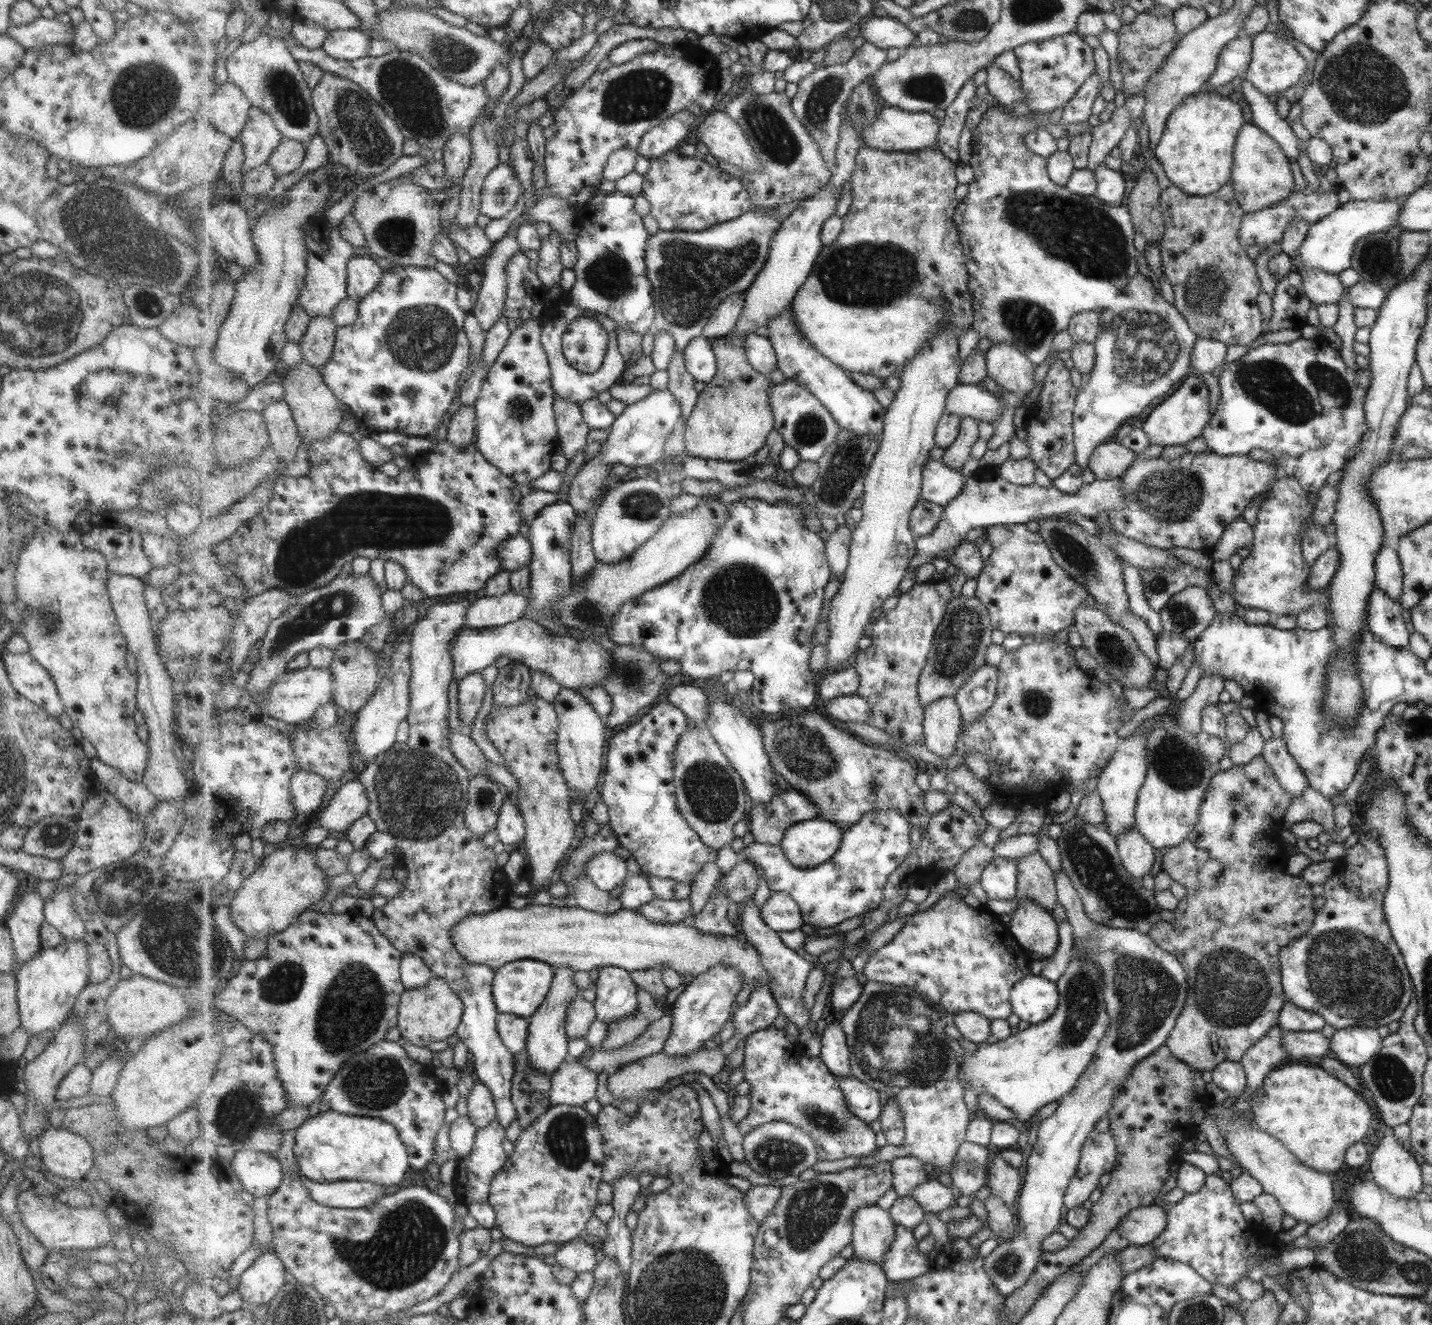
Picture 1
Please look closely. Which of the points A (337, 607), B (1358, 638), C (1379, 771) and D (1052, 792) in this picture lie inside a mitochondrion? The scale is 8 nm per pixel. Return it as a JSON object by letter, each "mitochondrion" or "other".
{"A":"mitochondrion","B":"other","C":"mitochondrion","D":"other"}

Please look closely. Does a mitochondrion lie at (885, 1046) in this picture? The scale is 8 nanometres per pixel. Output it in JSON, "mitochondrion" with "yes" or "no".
{"mitochondrion":"yes"}

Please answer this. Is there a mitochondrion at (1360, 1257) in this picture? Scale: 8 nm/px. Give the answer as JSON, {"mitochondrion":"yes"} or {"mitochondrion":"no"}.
{"mitochondrion":"yes"}

